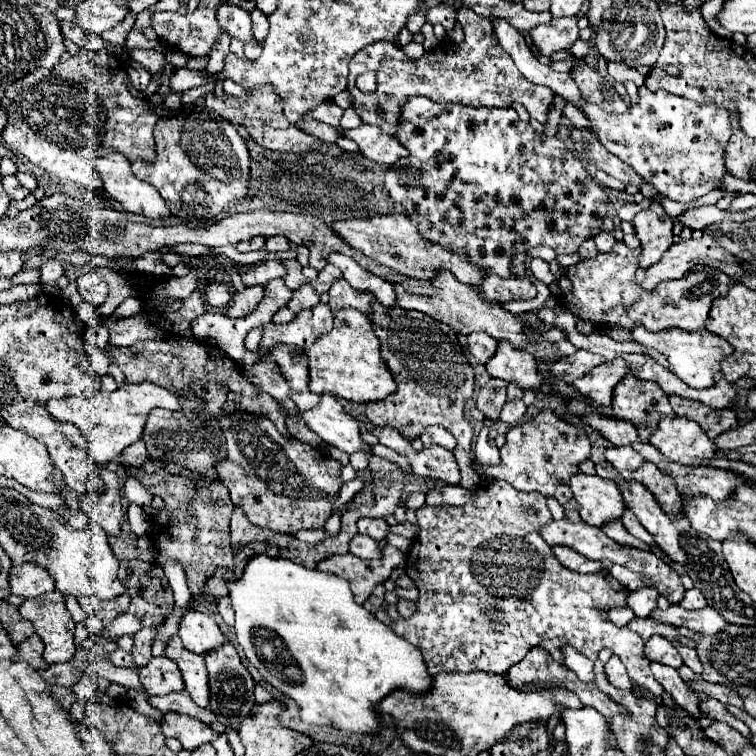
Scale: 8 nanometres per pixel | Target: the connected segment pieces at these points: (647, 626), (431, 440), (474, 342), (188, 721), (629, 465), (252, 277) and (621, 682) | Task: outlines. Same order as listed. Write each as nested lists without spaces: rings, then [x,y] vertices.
[[[633,619],[629,625],[627,625],[631,631],[635,631],[635,633],[639,633],[645,641],[649,639],[649,637],[653,637],[653,635],[661,635],[661,637],[667,637],[669,641],[673,641],[675,643],[675,637],[679,637],[679,631],[675,629],[675,627],[669,627],[669,625],[663,625],[663,623],[659,623],[659,621],[655,621],[655,619]]]
[[[429,427],[423,435],[421,435],[421,441],[425,447],[431,447],[431,445],[441,445],[445,449],[453,449],[455,447],[455,437],[443,429],[443,427]]]
[[[471,333],[467,335],[467,349],[475,357],[475,361],[485,365],[495,355],[497,341],[487,333]]]
[[[165,713],[165,719],[161,723],[161,729],[165,737],[175,737],[181,741],[183,749],[195,751],[203,743],[211,743],[217,739],[217,731],[213,731],[209,725],[195,721],[193,717],[181,715],[181,713]]]
[[[625,445],[625,447],[609,447],[605,451],[605,457],[623,475],[625,481],[633,479],[635,469],[639,469],[639,465],[645,463],[645,457],[635,453],[635,449],[631,449],[629,445]]]
[[[265,261],[265,263],[257,263],[251,267],[249,273],[241,275],[243,283],[247,287],[251,285],[267,285],[267,281],[277,279],[277,277],[285,277],[285,267],[279,261]]]
[[[615,655],[605,665],[605,675],[607,675],[607,681],[611,681],[611,685],[617,689],[631,689],[633,687],[631,679],[627,677],[627,669],[619,661],[619,657],[615,657]]]

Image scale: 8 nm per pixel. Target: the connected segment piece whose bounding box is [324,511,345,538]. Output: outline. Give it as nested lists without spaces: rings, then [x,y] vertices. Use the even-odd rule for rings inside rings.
[[[337,511],[327,520],[324,525],[326,535],[325,538],[335,536],[341,528],[341,516],[345,511]]]

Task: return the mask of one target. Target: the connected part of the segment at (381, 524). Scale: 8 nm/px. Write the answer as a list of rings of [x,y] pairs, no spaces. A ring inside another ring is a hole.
[[[363,517],[357,521],[359,533],[365,533],[369,537],[373,537],[375,541],[381,541],[389,535],[389,525],[385,519],[371,519],[371,517]]]

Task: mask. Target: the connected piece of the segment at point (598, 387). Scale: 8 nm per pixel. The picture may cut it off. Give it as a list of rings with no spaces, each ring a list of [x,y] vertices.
[[[633,353],[633,355],[621,355],[613,361],[605,361],[603,365],[593,367],[585,377],[573,381],[573,387],[577,391],[583,391],[583,395],[589,397],[589,401],[609,407],[615,385],[623,377],[633,373],[637,367],[645,365],[647,359],[649,359],[649,355]]]

